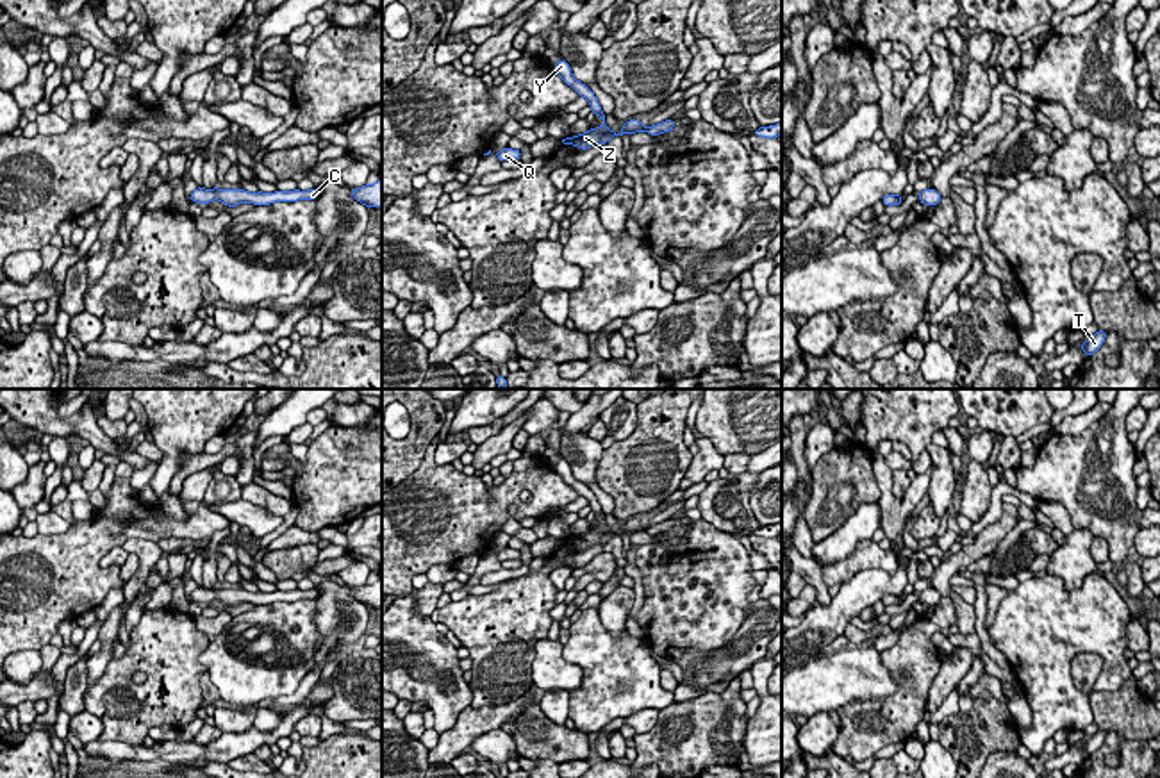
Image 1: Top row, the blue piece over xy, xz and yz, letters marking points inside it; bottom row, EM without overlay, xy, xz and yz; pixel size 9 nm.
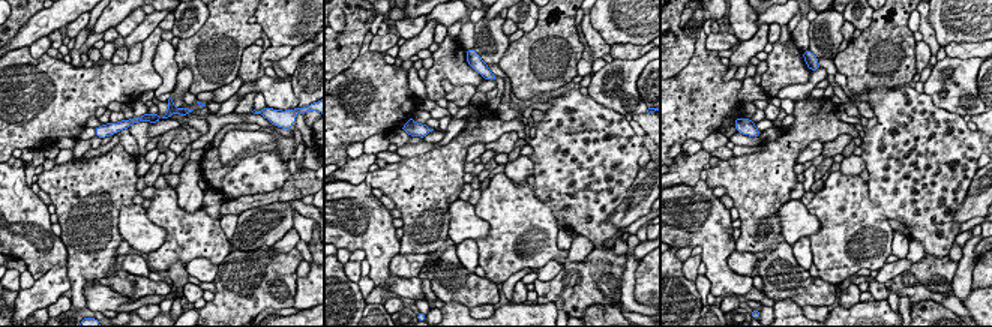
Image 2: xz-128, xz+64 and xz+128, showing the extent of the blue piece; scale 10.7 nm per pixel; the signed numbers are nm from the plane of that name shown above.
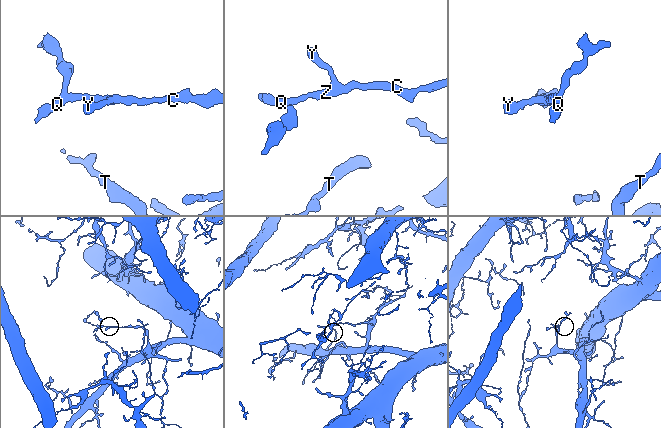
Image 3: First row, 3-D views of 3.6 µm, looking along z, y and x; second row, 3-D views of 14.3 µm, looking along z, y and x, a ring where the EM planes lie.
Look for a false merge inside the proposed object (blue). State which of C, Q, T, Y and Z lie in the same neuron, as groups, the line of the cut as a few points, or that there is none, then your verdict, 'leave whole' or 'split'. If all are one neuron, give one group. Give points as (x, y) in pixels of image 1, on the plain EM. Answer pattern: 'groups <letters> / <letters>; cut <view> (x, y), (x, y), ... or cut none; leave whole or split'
groups C Q T Y Z; cut none; leave whole

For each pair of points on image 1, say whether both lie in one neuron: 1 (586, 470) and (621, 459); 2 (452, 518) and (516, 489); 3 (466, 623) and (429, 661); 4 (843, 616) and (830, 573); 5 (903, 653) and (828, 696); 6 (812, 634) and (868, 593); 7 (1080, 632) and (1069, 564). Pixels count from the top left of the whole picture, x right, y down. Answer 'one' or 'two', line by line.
1: two
2: one
3: two
4: two
5: two
6: one
7: two

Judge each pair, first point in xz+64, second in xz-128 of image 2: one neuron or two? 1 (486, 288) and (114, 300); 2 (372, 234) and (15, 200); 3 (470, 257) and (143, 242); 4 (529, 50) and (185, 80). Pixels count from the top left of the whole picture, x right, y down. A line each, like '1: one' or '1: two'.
1: two
2: one
3: two
4: two

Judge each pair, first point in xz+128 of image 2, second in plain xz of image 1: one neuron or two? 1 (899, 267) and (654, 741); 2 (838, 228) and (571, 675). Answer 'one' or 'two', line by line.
1: two
2: two

